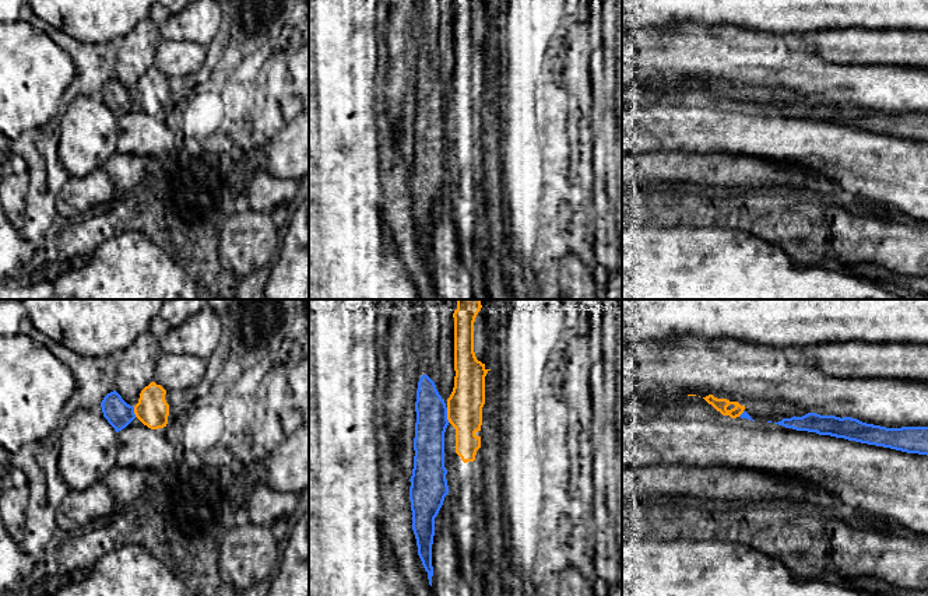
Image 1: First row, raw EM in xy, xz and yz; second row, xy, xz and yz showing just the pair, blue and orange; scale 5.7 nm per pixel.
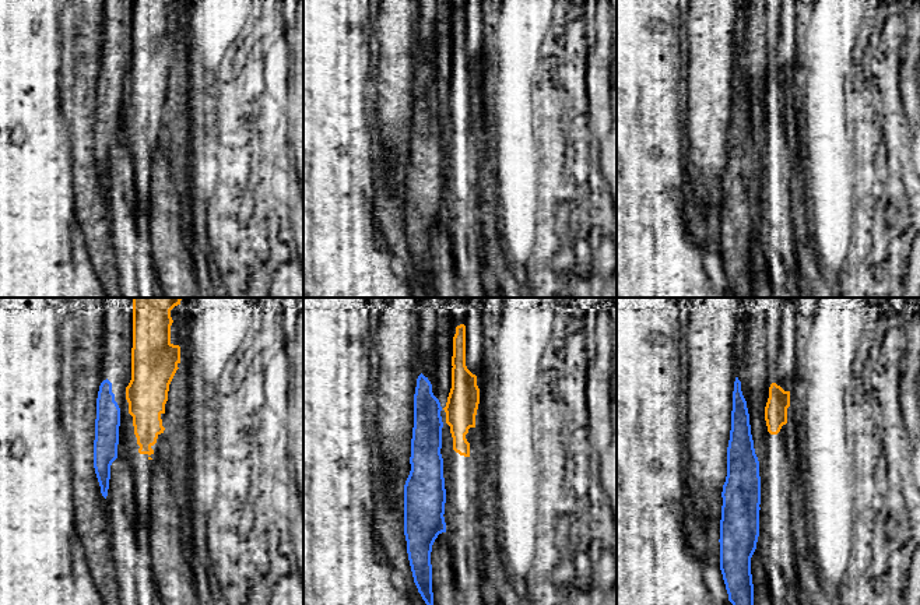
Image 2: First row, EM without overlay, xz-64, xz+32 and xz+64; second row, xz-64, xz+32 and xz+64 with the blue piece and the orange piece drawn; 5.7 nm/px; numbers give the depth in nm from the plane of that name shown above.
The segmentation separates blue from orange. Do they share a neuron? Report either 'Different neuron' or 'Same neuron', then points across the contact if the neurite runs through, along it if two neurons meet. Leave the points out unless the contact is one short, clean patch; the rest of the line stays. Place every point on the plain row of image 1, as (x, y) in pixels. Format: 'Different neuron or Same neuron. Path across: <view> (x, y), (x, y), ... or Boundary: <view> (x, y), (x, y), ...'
Different neuron. Boundary: xz (446, 94), (446, 105), (449, 108)

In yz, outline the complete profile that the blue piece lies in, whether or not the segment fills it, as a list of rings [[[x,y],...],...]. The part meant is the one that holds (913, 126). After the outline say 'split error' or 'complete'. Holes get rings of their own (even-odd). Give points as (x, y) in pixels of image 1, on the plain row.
[[[808,99],[802,104],[783,105],[778,109],[785,115],[792,115],[797,118],[816,119],[819,122],[830,122],[836,125],[844,125],[848,127],[855,127],[868,132],[876,132],[883,134],[890,134],[907,140],[918,140],[928,143],[928,113],[901,113],[901,115],[886,115],[880,112],[867,111],[851,104],[836,104],[836,102],[820,102],[816,99]]] | complete

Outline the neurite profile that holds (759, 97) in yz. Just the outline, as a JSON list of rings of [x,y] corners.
[[[713,81],[703,84],[709,91],[711,91],[723,102],[730,102],[731,105],[739,104],[746,98],[755,108],[771,108],[778,109],[783,105],[802,104],[811,98],[799,95],[798,92],[785,87],[749,87],[745,90],[730,88],[727,85],[717,85]]]

